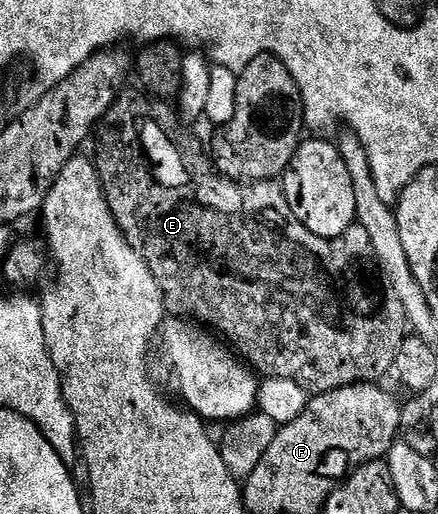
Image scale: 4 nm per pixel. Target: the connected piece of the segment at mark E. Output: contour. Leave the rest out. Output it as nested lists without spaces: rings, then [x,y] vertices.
[[[131,93],[128,97],[127,94],[120,96],[119,100],[111,106],[105,123],[98,126],[99,150],[93,153],[93,157],[103,194],[109,203],[112,215],[115,216],[115,222],[119,224],[119,230],[123,232],[133,251],[137,251],[137,255],[145,259],[149,271],[153,271],[163,292],[164,306],[168,310],[179,308],[180,318],[190,319],[204,327],[210,327],[220,338],[229,342],[230,348],[256,374],[264,378],[293,379],[293,383],[297,383],[311,395],[337,391],[341,387],[350,385],[375,383],[383,379],[379,377],[385,376],[386,373],[390,374],[395,368],[395,360],[401,351],[403,341],[409,335],[409,326],[405,307],[401,307],[401,299],[385,280],[365,227],[357,223],[350,225],[345,232],[336,237],[313,235],[313,231],[309,231],[309,227],[305,227],[305,223],[301,223],[301,219],[293,215],[293,207],[289,207],[289,199],[285,199],[282,184],[278,180],[250,183],[230,181],[216,169],[212,154],[208,150],[206,153],[202,143],[182,125],[184,122],[178,112],[172,111],[168,115],[166,129],[165,126],[159,125],[158,119],[155,118],[150,105],[152,102],[146,96],[136,93]]]

